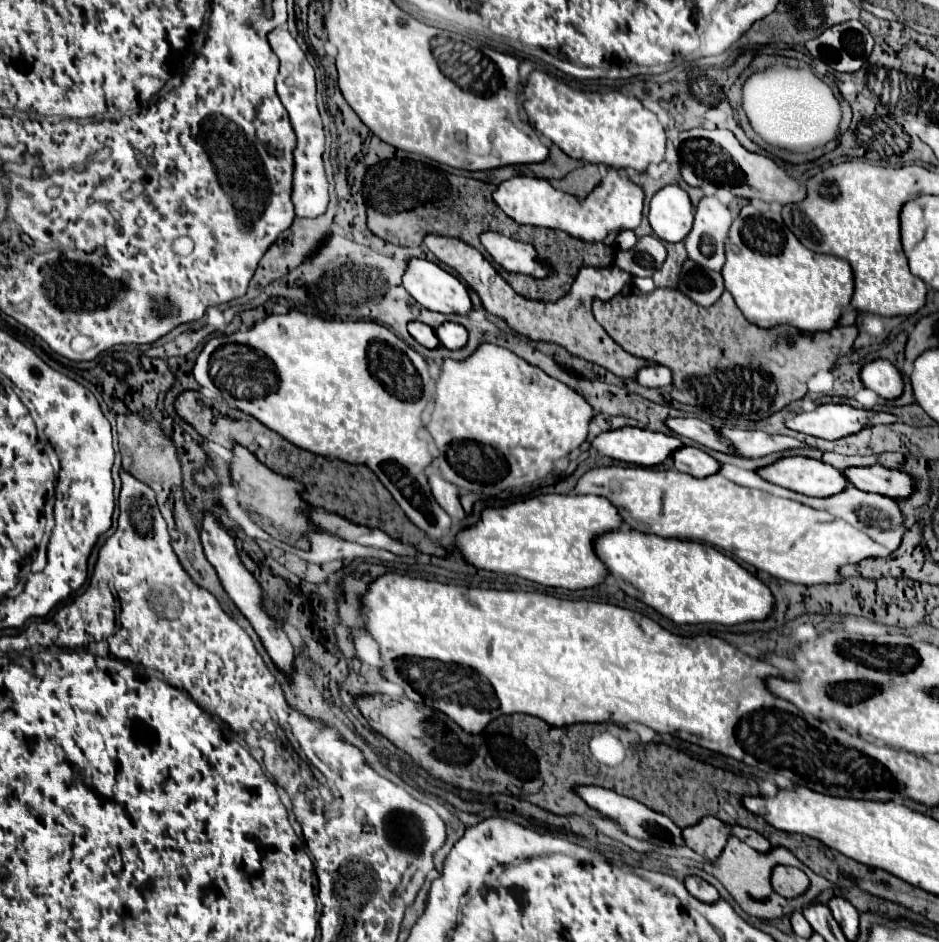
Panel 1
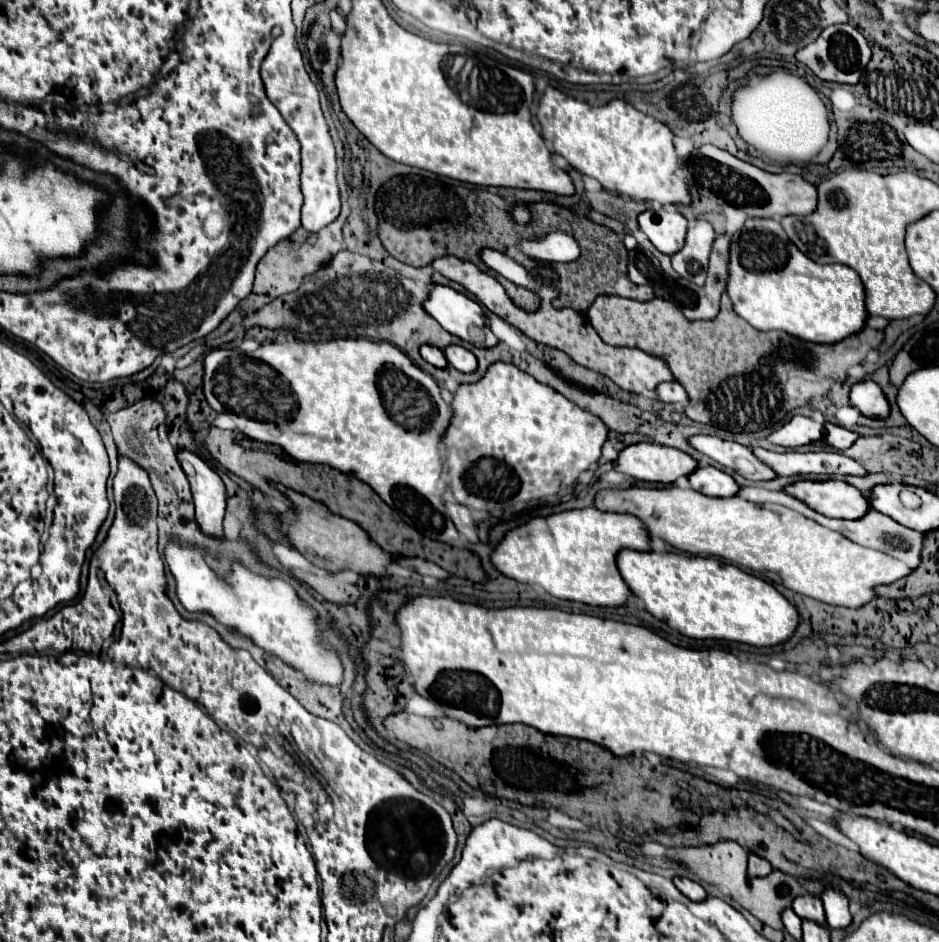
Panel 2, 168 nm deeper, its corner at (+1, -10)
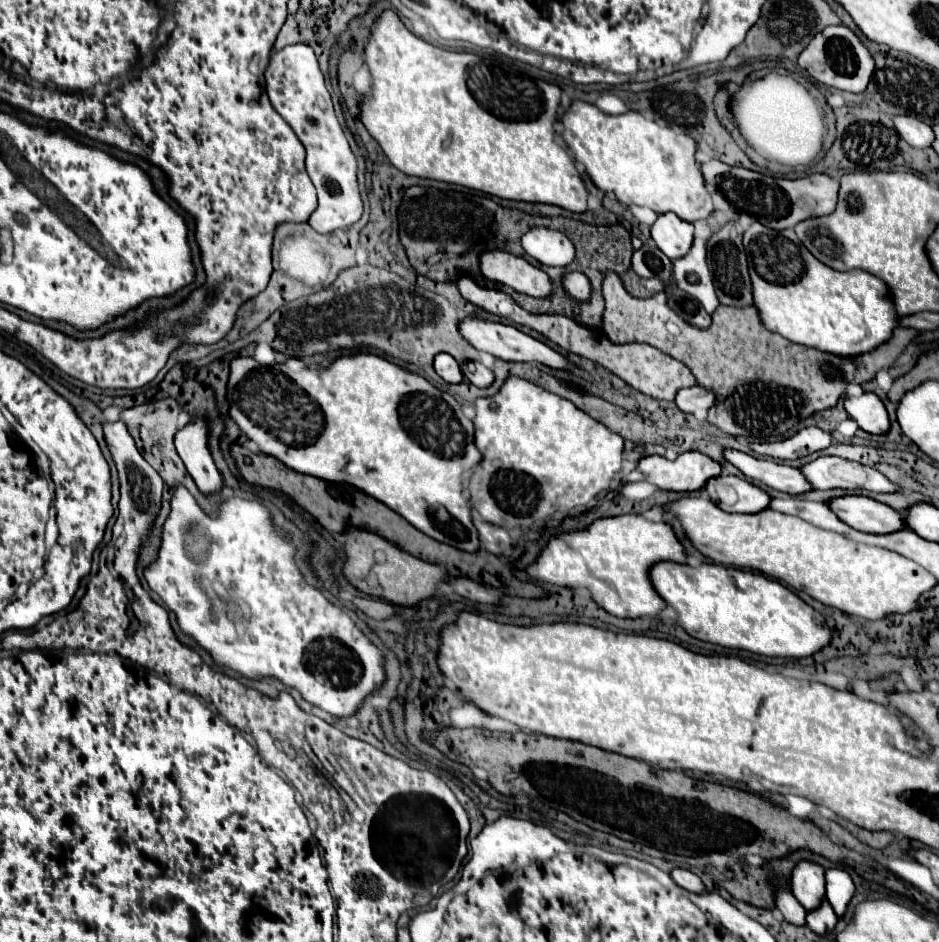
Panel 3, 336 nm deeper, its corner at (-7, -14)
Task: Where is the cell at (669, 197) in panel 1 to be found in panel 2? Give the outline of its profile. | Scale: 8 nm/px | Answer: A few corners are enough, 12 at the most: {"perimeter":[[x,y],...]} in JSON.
{"perimeter":[[656,208],[638,216],[640,230],[662,254],[684,246],[686,218]]}

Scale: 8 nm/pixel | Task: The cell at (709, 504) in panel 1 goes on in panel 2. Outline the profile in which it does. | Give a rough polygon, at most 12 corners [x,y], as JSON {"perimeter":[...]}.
{"perimeter":[[614,490],[652,538],[832,606],[912,574],[786,506]]}

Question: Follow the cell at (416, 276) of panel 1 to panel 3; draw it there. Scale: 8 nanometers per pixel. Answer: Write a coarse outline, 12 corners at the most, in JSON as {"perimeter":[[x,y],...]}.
{"perimeter":[[458,322],[476,350],[508,362],[566,368],[564,356],[514,326]]}

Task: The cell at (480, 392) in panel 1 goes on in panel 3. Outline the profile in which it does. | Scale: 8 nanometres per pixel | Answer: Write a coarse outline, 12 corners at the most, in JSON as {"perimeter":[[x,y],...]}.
{"perimeter":[[508,376],[474,404],[470,504],[534,528],[588,504],[624,440]]}

